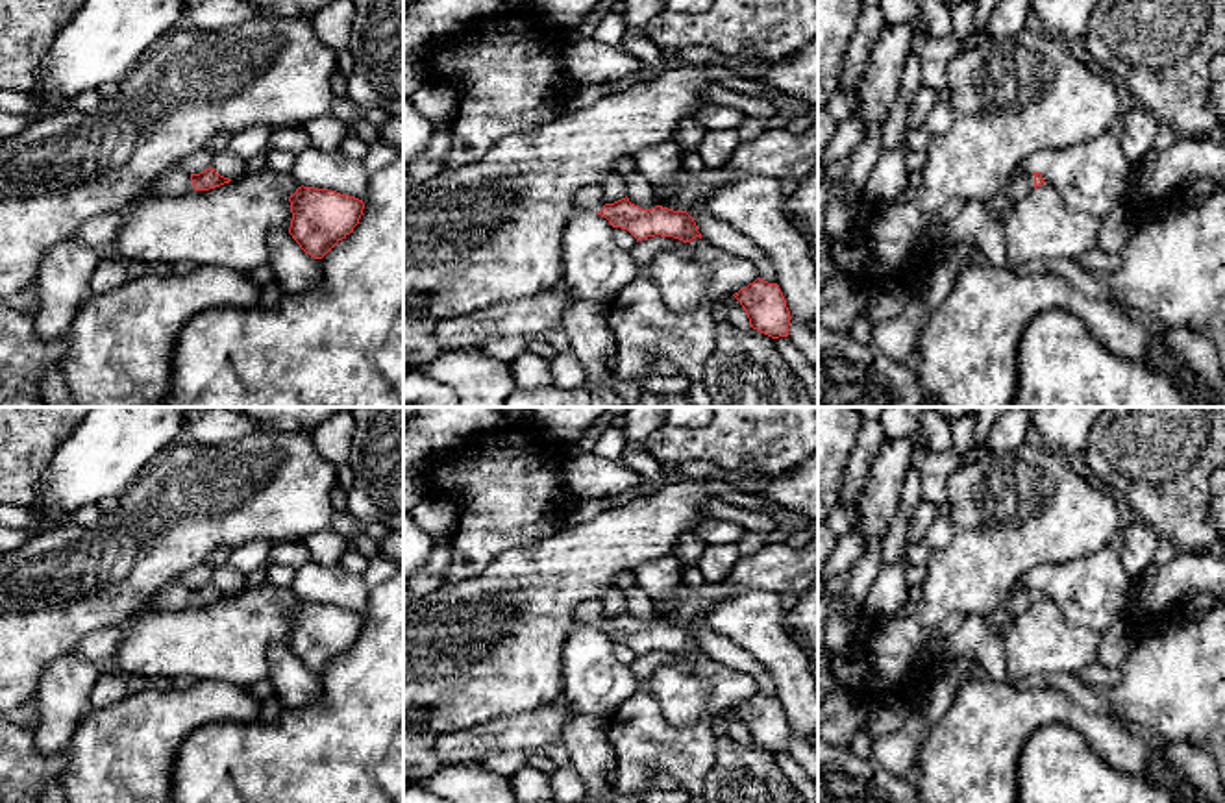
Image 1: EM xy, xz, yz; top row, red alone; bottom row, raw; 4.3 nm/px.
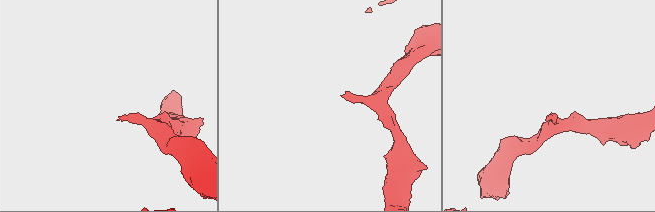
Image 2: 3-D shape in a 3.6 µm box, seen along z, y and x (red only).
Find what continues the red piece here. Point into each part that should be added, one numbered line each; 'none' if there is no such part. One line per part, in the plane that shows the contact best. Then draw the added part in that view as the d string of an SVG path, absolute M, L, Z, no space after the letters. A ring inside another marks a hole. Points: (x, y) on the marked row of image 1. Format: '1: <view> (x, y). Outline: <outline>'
1: xy (173, 182). Outline: M167 168L148 189L152 196L178 196L194 191L191 174L181 168Z

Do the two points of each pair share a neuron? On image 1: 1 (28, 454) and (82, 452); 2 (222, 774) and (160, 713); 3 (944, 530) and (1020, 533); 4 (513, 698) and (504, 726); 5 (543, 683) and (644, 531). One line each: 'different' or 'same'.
1: different
2: different
3: different
4: different
5: same

